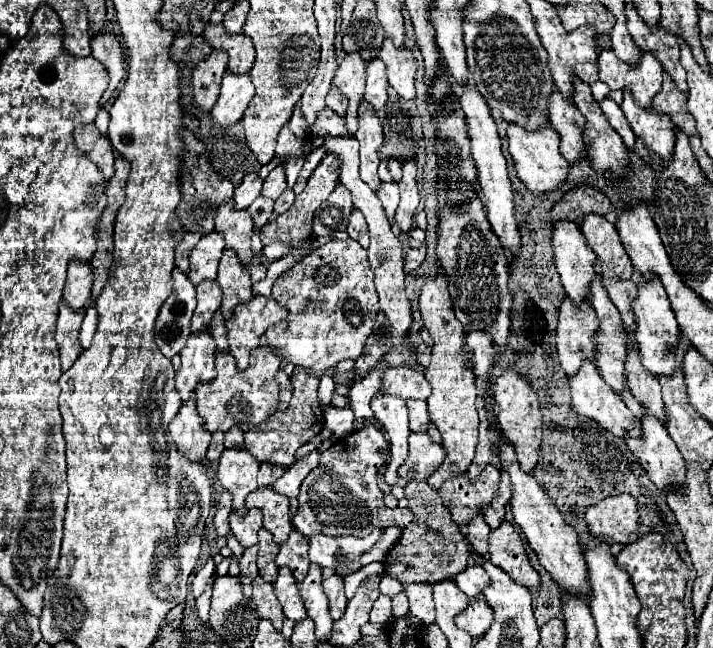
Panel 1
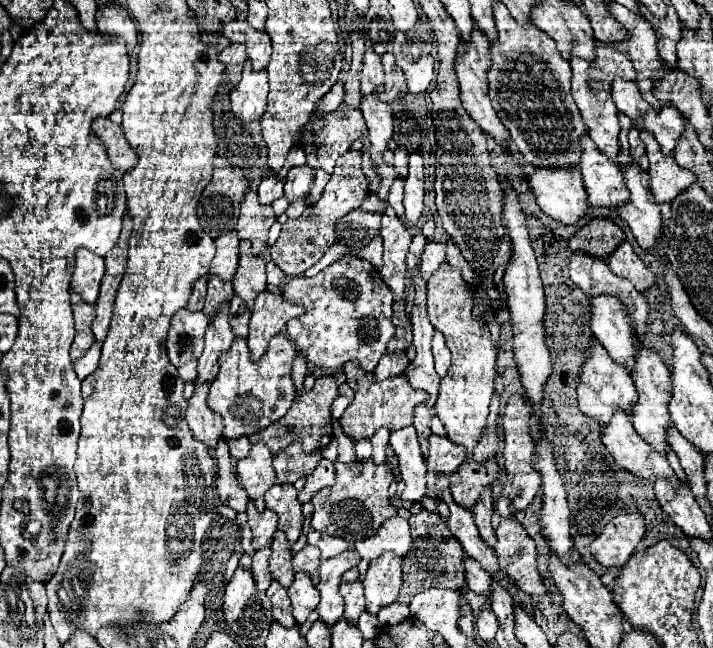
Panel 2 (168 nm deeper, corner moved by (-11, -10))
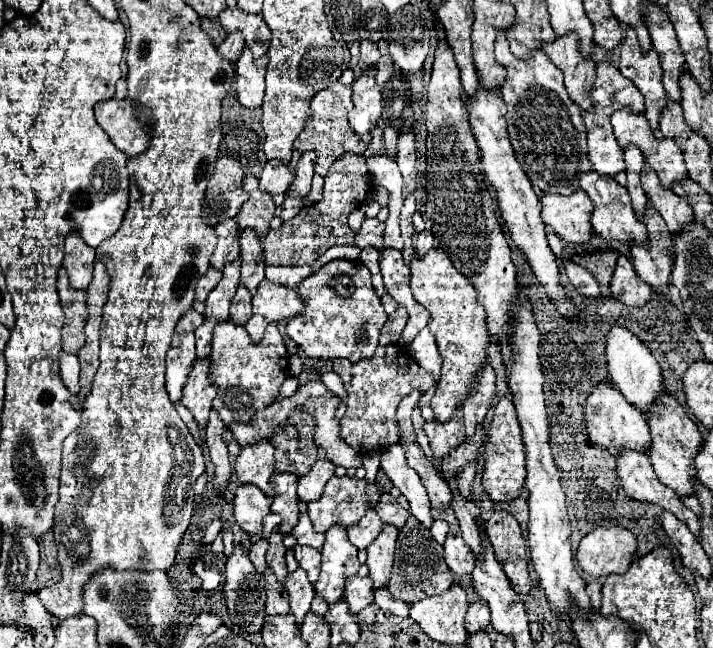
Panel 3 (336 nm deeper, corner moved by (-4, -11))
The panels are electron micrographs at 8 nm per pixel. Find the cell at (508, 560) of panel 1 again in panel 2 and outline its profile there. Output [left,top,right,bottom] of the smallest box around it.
[494,517,546,595]

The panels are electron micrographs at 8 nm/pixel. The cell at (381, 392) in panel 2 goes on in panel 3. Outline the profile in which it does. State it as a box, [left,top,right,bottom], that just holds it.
[333,346,435,454]

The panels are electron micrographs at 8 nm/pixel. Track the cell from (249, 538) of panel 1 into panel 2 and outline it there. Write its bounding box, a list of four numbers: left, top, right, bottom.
[246,501,276,549]

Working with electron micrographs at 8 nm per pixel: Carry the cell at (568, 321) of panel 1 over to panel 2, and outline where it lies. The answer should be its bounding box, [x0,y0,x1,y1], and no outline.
[578,341,638,425]

